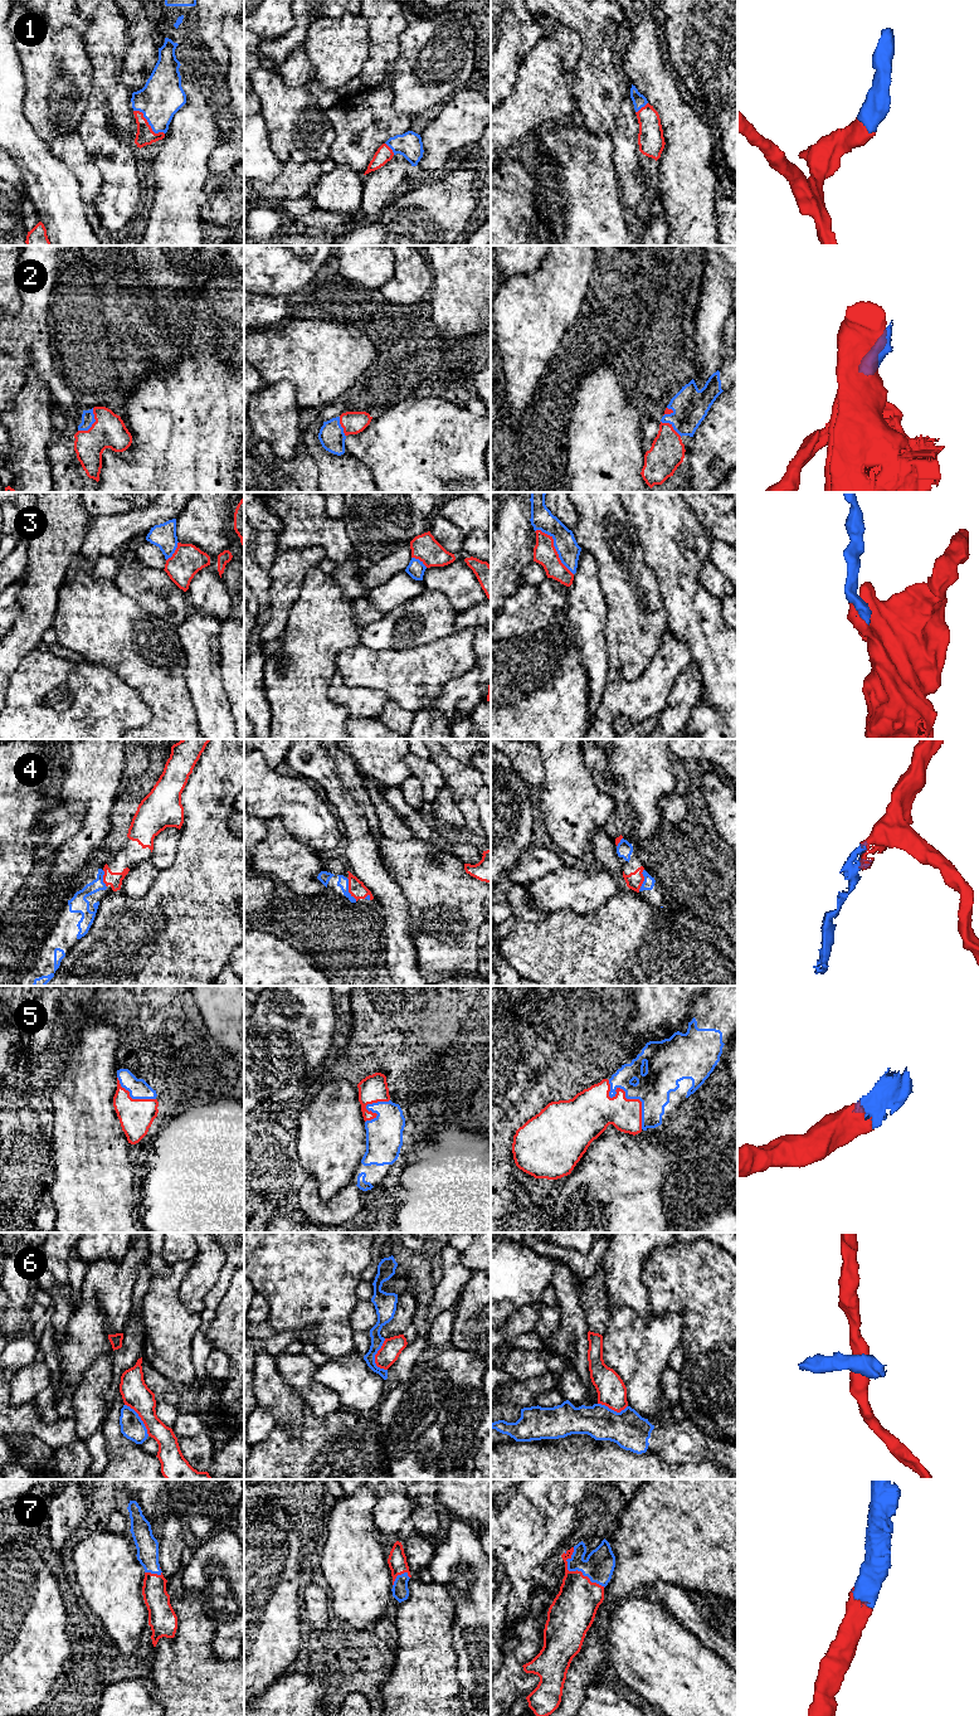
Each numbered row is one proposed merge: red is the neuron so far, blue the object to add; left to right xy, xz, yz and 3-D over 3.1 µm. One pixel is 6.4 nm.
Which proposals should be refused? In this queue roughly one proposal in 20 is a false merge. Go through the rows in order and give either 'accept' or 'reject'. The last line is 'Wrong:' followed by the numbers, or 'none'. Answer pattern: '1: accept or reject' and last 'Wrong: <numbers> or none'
1: accept
2: accept
3: accept
4: accept
5: accept
6: reject
7: accept
Wrong: 6

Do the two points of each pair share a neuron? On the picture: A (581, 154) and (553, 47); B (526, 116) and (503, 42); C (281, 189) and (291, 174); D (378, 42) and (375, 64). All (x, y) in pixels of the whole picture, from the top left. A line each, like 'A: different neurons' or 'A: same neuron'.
A: different neurons
B: different neurons
C: same neuron
D: same neuron

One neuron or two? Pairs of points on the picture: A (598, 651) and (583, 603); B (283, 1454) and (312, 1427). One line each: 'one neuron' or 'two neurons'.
A: one neuron
B: one neuron

